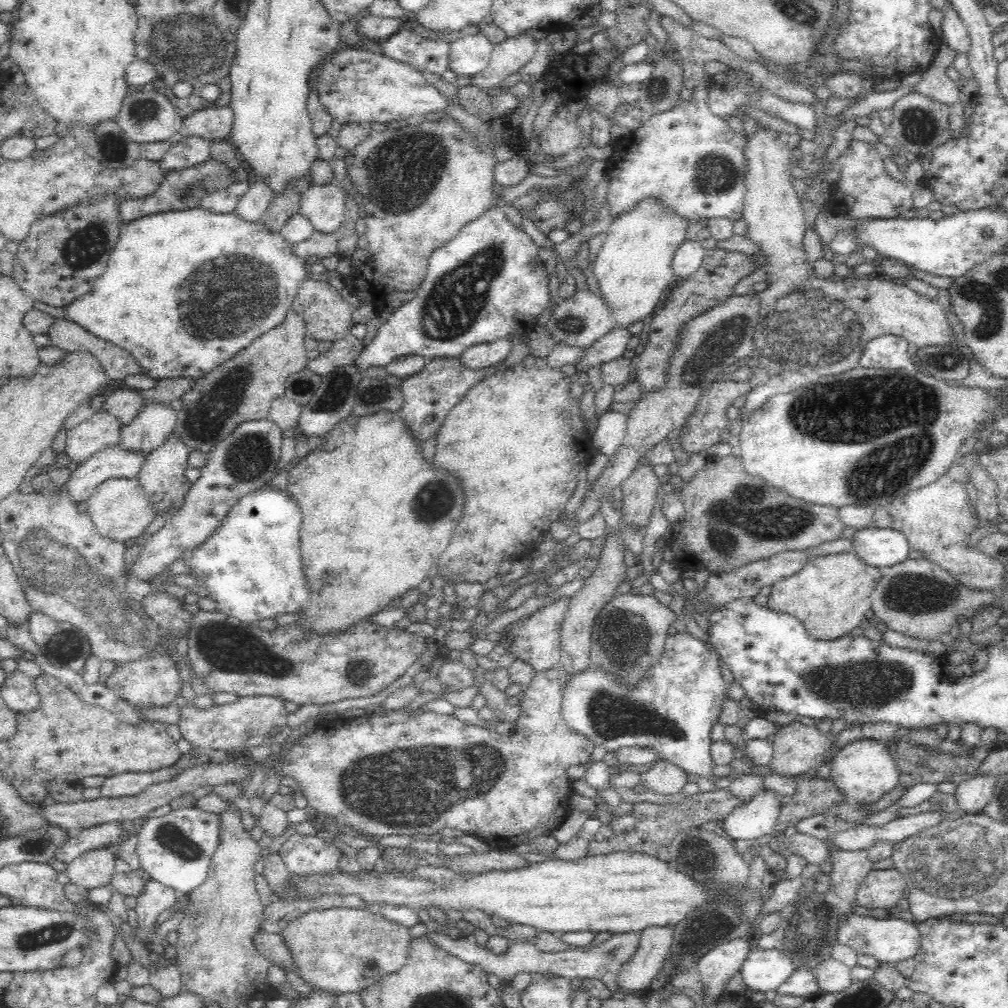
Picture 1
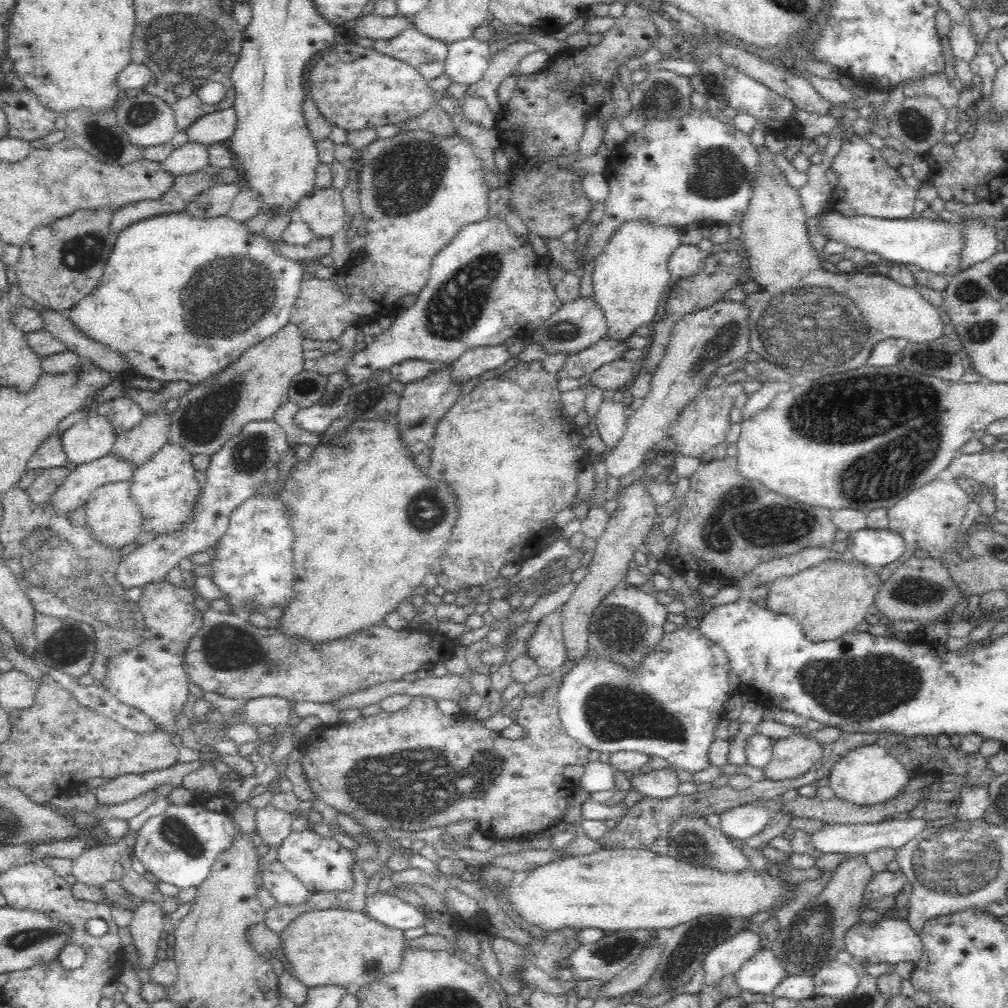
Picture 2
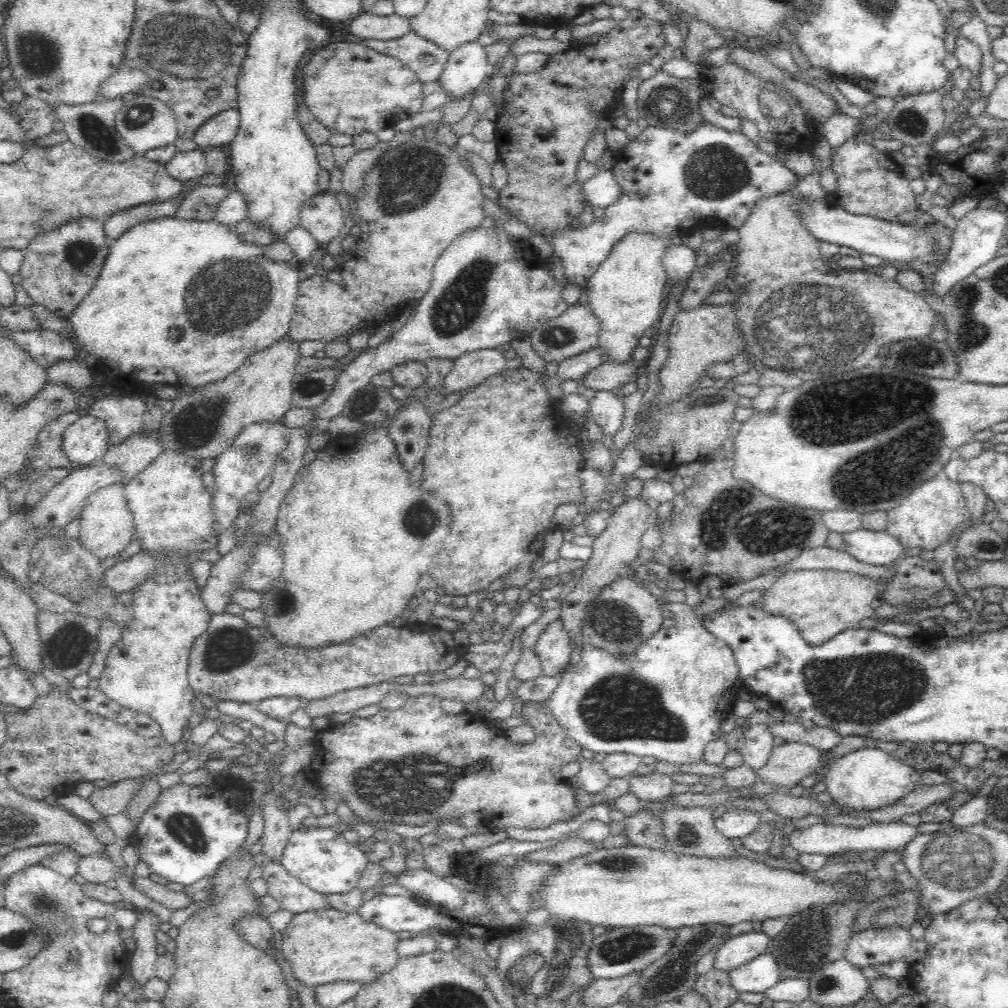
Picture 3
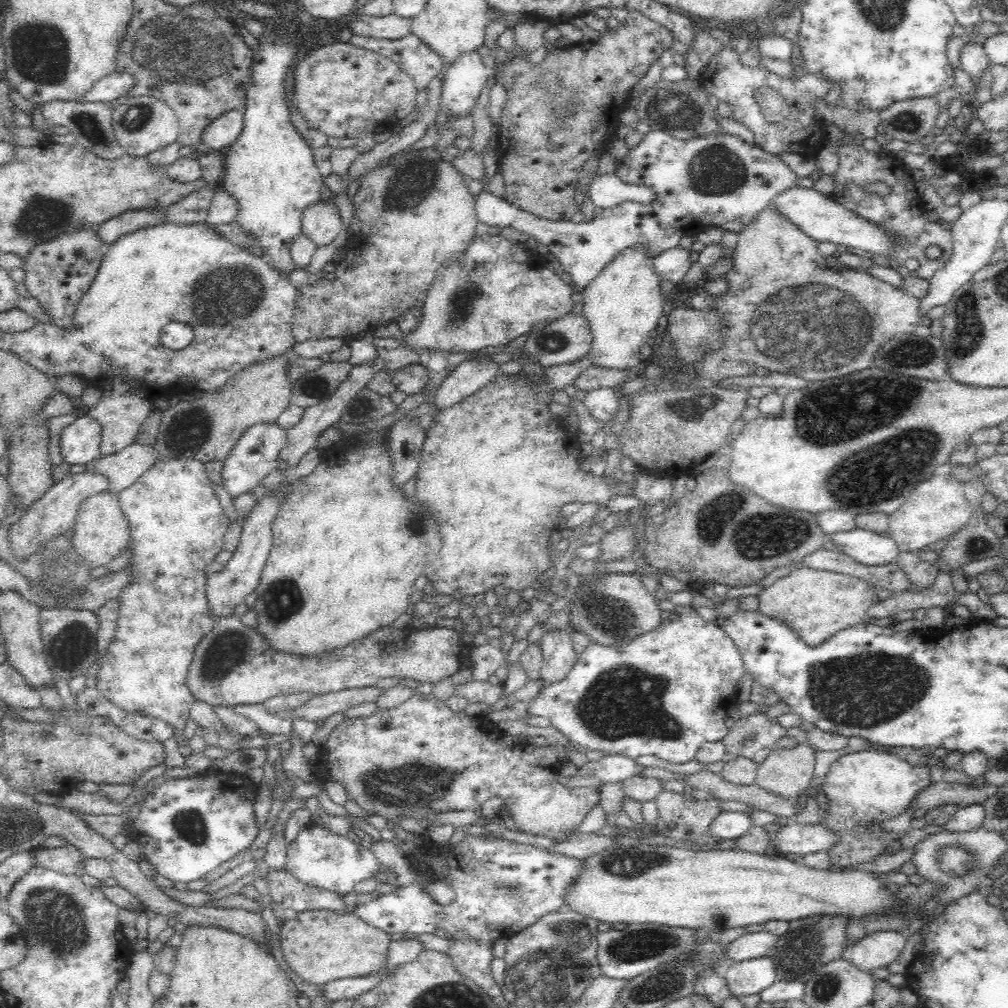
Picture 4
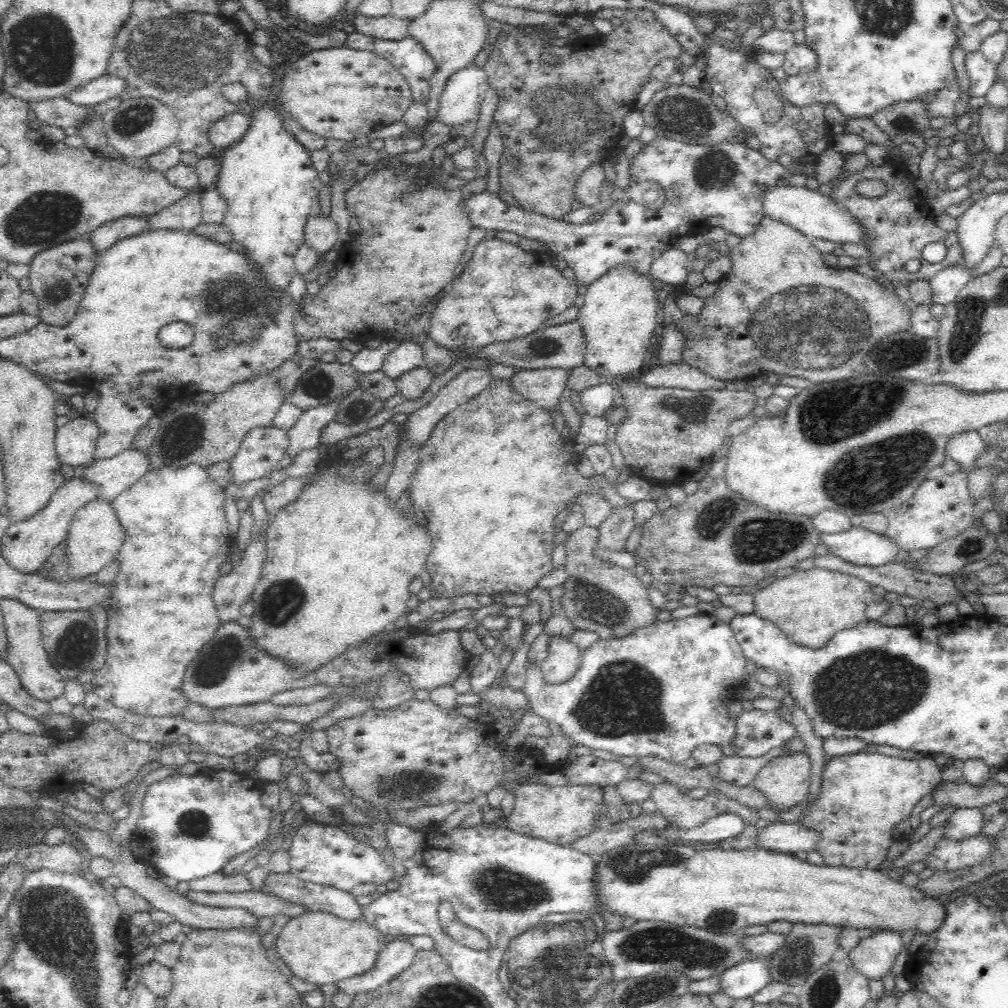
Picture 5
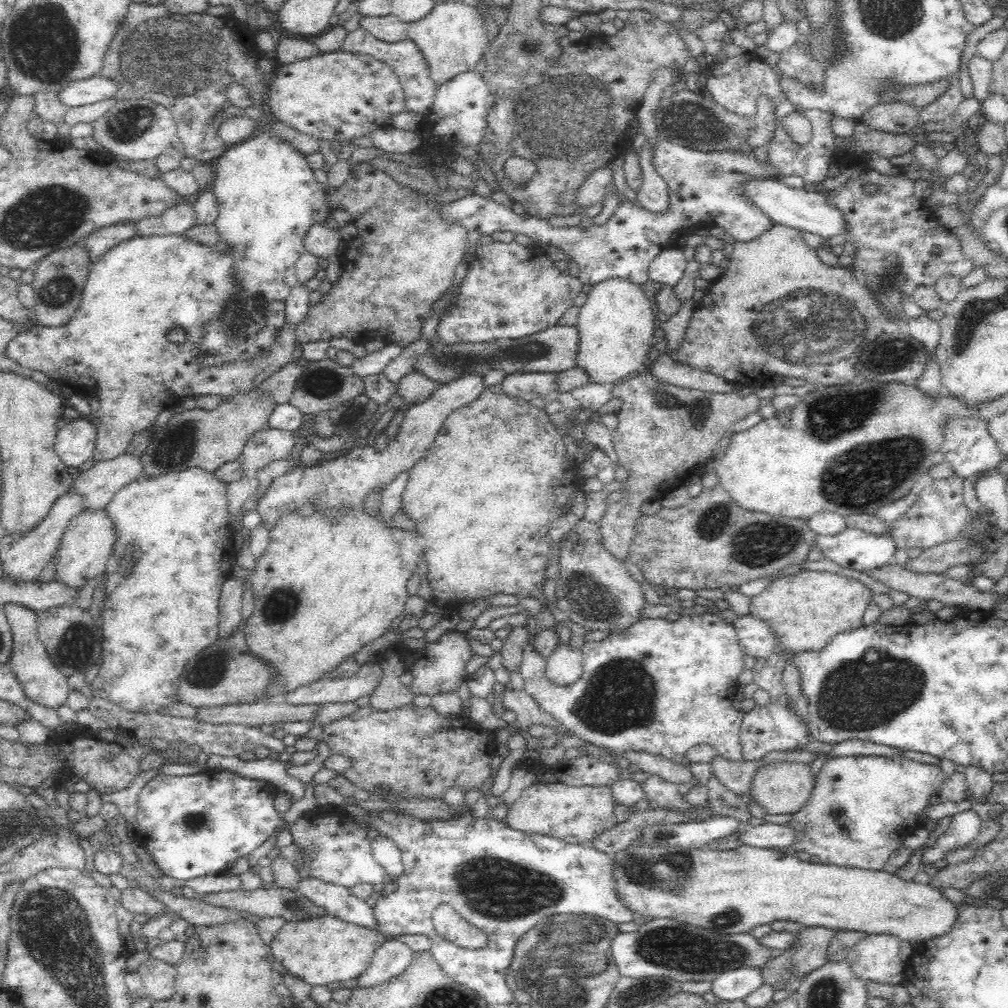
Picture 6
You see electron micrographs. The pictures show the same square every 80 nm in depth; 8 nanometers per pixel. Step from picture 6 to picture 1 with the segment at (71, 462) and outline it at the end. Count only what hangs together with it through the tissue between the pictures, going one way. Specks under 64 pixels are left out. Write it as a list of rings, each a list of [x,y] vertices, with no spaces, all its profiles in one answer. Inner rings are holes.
[[[98,410],[86,420],[67,429],[65,453],[70,460],[83,463],[99,450],[119,444],[122,427],[112,413]]]

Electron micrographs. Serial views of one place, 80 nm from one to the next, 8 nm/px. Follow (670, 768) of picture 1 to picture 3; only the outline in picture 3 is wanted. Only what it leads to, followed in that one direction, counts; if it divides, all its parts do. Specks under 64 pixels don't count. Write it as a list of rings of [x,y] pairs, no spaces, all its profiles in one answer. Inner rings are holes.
[[[657,770],[647,775],[633,775],[628,779],[629,791],[638,796],[642,802],[660,801],[674,794],[675,781],[672,780],[672,775],[659,773]]]

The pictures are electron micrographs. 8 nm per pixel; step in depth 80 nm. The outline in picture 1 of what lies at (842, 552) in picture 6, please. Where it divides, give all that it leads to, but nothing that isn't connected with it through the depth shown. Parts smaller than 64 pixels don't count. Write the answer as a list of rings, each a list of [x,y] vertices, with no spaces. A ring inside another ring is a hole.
[[[865,527],[856,532],[852,552],[860,557],[860,561],[883,569],[907,561],[910,548],[903,533],[892,528]]]

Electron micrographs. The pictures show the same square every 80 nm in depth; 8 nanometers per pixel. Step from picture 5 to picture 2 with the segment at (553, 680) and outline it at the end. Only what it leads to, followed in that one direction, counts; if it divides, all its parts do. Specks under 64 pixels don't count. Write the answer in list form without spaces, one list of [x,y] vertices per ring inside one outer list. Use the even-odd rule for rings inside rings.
[[[562,608],[544,615],[526,640],[525,655],[536,662],[540,676],[560,670],[566,661],[563,639]]]

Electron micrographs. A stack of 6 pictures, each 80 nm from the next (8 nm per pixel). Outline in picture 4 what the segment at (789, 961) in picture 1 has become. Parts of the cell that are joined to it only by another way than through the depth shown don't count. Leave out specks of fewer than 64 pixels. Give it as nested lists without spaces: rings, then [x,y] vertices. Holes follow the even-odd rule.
[[[771,953],[760,958],[731,963],[724,977],[734,997],[760,994],[778,980],[776,962]]]

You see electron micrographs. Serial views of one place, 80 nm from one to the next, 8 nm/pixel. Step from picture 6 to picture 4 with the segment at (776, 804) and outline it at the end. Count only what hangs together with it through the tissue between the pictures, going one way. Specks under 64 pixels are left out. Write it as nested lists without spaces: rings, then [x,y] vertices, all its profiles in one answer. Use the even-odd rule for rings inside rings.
[[[810,745],[775,748],[762,764],[757,765],[755,783],[774,794],[798,799],[812,780],[815,753]]]

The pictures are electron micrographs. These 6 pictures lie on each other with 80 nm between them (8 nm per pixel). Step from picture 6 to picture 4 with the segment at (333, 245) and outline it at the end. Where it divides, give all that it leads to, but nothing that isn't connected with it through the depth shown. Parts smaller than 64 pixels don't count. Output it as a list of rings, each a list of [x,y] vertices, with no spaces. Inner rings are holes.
[[[334,197],[312,202],[301,218],[303,233],[319,246],[329,245],[342,231],[342,223]]]

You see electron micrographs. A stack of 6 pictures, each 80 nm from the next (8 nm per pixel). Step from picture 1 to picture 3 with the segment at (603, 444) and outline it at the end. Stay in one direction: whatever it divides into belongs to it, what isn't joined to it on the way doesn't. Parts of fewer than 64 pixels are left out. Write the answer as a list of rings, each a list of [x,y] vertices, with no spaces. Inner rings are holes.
[[[595,391],[593,399],[589,402],[589,408],[596,424],[602,429],[604,438],[610,442],[622,426],[624,418],[622,399],[616,397],[612,391]]]

